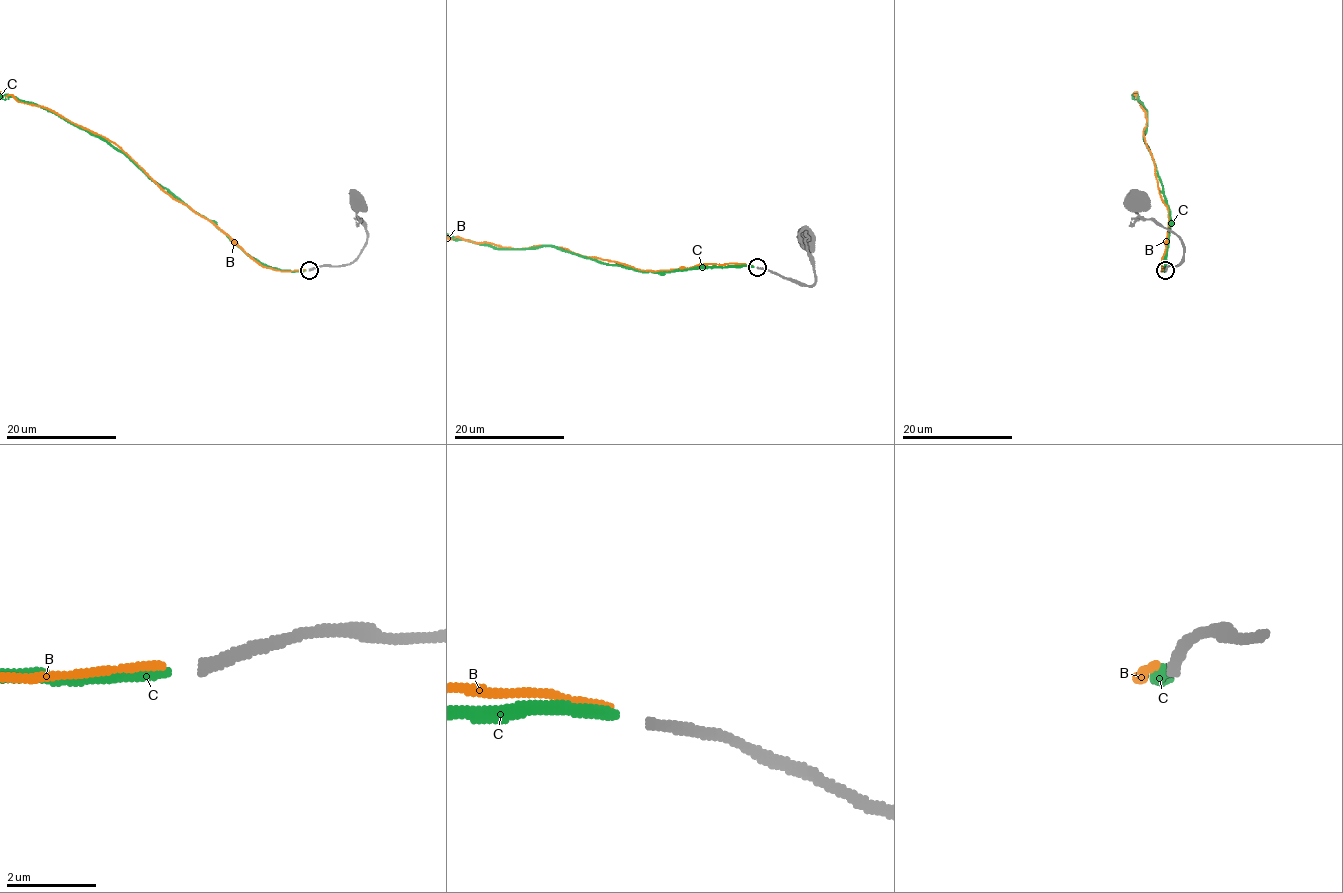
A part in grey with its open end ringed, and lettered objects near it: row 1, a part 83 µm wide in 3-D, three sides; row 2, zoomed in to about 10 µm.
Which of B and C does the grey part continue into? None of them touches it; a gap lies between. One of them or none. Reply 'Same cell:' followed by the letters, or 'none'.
Same cell: C

